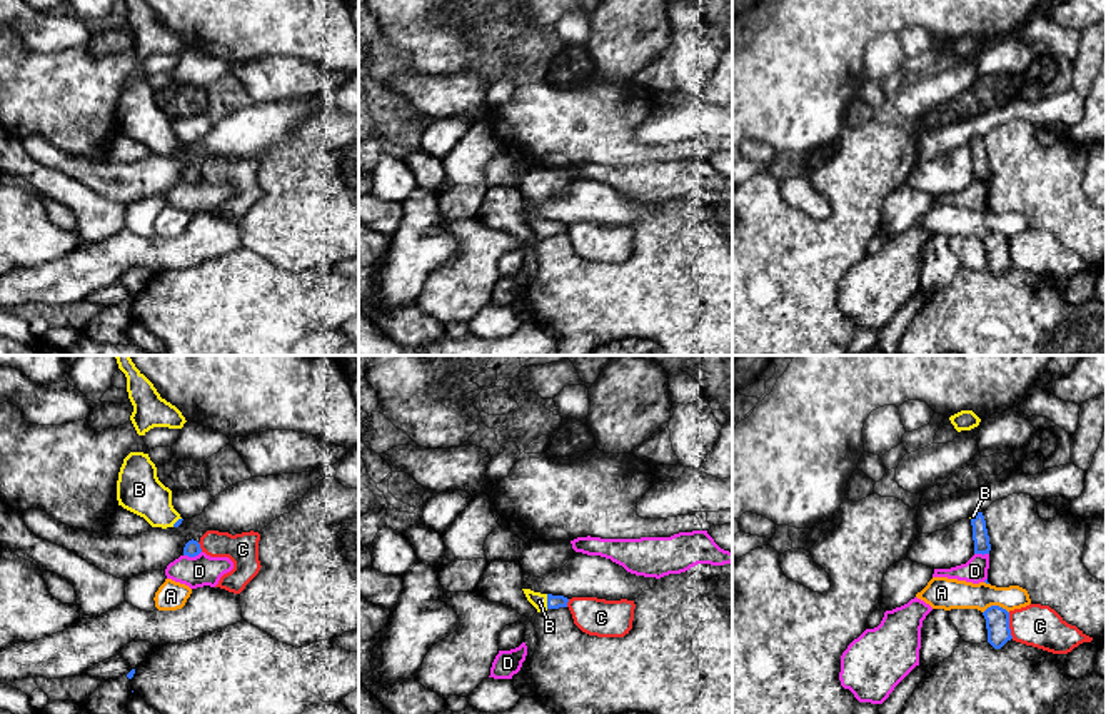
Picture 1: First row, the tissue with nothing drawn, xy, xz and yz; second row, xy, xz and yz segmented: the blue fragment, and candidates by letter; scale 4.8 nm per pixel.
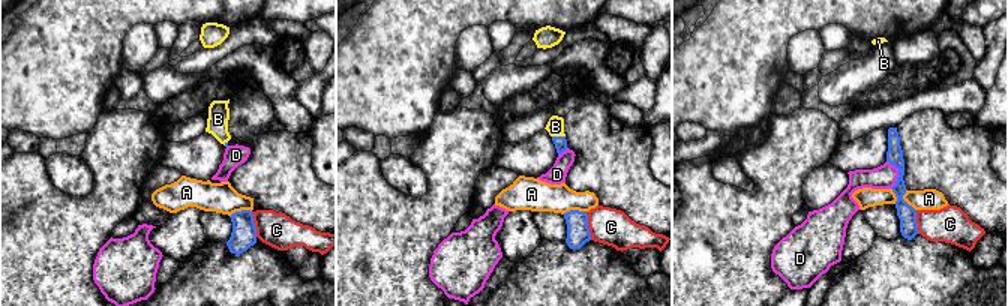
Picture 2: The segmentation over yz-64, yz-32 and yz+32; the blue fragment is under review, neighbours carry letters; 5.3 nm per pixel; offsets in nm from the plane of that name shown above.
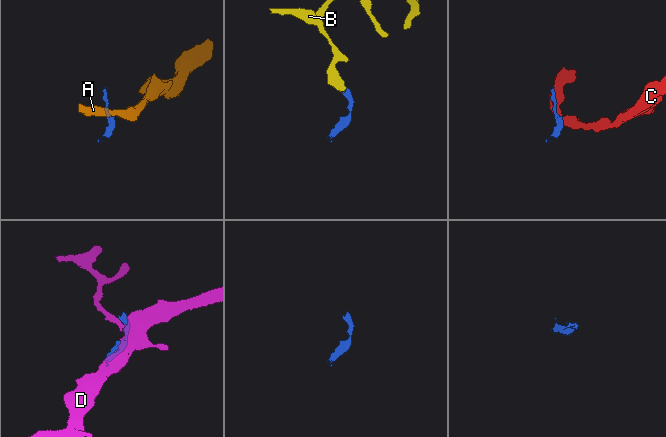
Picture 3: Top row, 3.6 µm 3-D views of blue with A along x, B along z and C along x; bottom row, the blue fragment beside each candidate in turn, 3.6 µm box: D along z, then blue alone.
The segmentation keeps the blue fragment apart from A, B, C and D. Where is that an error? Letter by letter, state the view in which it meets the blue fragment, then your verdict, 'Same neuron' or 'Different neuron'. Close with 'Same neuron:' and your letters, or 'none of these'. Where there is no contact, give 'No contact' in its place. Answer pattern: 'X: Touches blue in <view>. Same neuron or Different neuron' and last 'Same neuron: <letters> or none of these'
A: Touches blue in yz. Different neuron
B: Touches blue in xz. Same neuron
C: Touches blue in yz. Different neuron
D: Touches blue in xy. Different neuron
Same neuron: B

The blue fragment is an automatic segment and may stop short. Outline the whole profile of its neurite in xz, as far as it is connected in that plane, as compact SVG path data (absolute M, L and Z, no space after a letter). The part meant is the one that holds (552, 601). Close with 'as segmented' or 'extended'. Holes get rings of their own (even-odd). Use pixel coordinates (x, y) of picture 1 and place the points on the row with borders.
M522 589L527 601L537 609L537 612L544 612L547 609L567 607L569 599L564 596L540 594L530 589Z | extended

